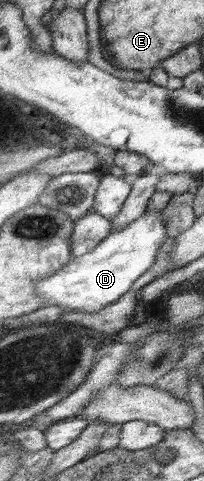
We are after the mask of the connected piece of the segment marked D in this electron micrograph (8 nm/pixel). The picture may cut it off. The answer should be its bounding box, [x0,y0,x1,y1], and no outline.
[38,211,168,313]

